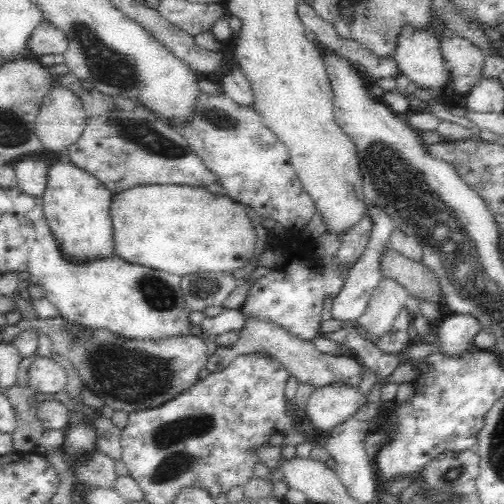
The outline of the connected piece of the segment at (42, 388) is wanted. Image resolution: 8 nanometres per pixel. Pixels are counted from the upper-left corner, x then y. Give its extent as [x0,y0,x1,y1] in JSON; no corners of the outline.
[27,356,68,394]

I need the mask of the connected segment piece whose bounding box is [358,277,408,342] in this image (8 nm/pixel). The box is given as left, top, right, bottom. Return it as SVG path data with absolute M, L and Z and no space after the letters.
M384 277L379 280L372 291L366 310L358 318L368 340L377 342L388 334L407 296L407 290L396 281Z

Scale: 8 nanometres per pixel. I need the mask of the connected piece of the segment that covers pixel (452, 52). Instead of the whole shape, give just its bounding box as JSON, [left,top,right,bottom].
[440,34,487,99]

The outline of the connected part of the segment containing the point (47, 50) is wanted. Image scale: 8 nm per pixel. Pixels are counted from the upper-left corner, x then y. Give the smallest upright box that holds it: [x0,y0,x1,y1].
[29,20,69,56]

